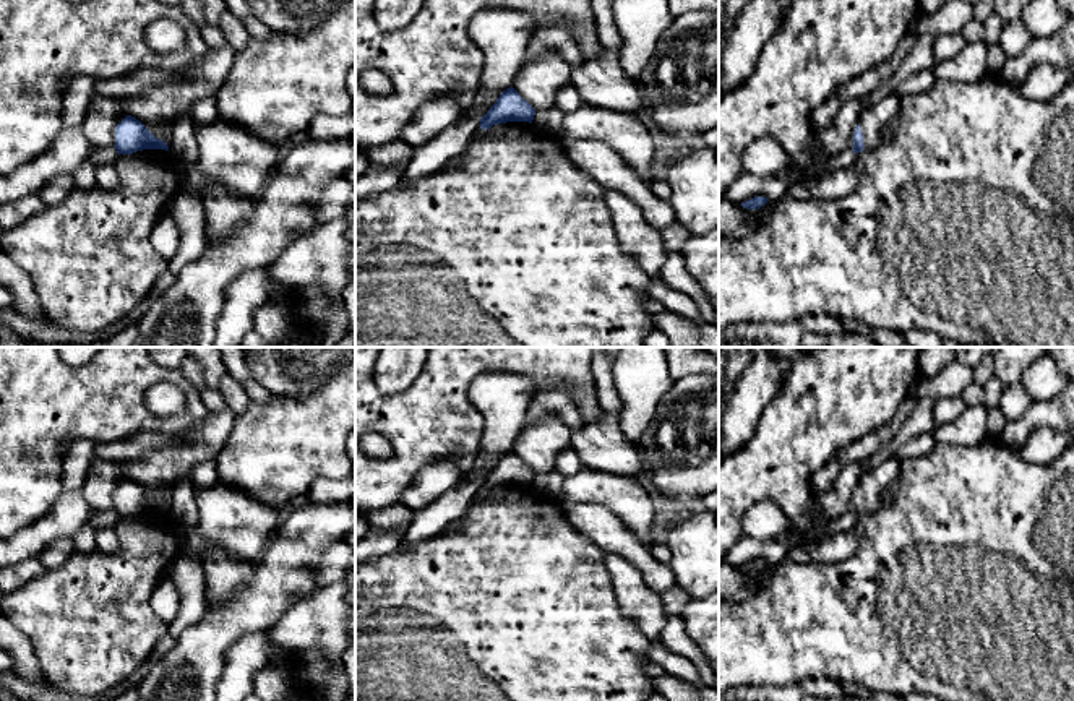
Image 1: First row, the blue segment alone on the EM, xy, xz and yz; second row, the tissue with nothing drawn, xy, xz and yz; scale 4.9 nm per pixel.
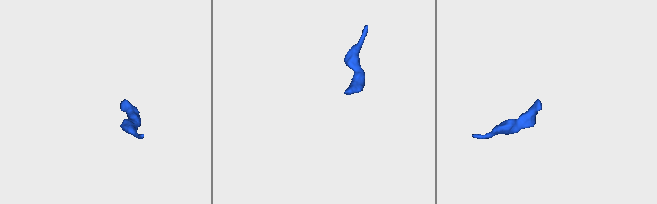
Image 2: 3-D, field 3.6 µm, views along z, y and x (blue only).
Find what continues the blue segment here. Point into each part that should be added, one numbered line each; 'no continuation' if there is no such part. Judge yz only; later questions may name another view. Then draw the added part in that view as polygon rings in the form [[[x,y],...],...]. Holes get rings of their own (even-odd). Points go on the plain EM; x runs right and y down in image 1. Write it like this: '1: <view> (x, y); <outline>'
1: yz (876, 485); [[[892,456],[861,475],[858,487],[861,490],[865,513],[874,513],[886,503],[899,475],[900,462]]]

